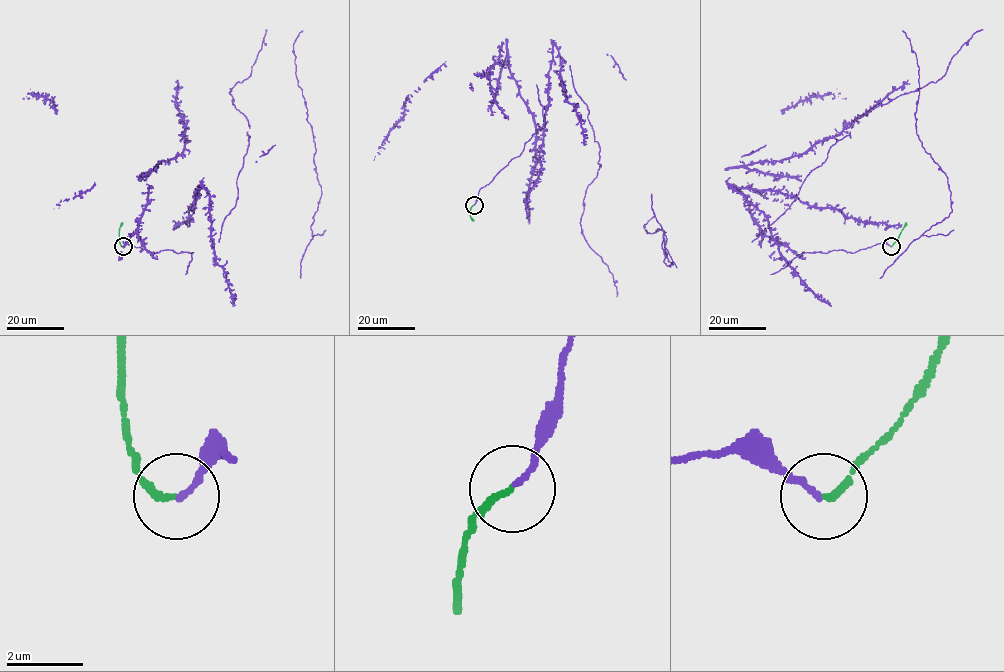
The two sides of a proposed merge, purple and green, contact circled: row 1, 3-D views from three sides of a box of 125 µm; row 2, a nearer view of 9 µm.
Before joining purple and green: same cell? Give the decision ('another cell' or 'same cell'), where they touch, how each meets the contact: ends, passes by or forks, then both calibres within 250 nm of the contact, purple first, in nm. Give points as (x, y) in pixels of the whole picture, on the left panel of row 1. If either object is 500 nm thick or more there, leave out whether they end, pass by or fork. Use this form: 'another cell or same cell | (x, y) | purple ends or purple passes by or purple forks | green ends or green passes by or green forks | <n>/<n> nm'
same cell | (123, 246) | purple ends | green ends | 140/170 nm

